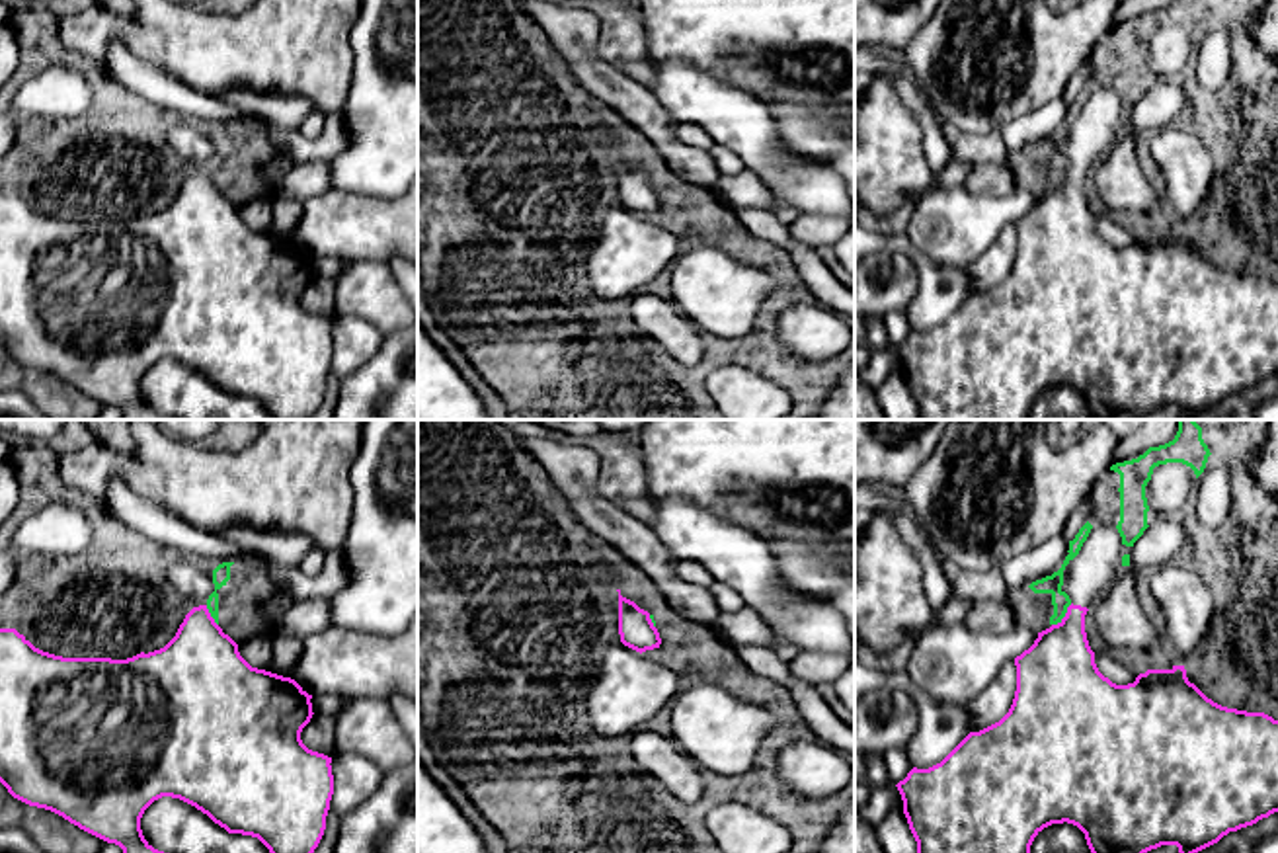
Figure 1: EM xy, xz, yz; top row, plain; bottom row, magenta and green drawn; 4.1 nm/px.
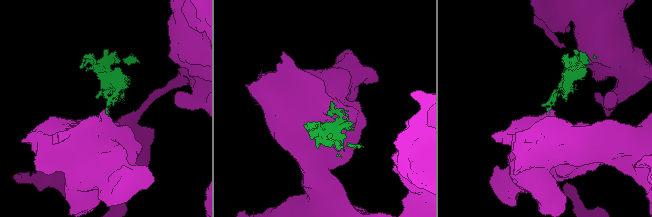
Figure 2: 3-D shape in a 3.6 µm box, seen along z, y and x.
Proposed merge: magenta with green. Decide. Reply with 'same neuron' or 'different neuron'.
different neuron

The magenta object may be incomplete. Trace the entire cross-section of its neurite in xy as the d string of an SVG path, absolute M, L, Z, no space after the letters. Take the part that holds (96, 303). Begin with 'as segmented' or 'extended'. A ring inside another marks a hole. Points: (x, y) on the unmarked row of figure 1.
as segmented; M207 168L193 170L164 211L127 223L62 221L0 191L0 345L14 361L119 408L123 420L178 420L154 412L140 392L144 373L162 359L195 369L228 396L258 400L273 420L310 420L334 357L332 320L300 303L314 277L310 262L295 242L252 230Z

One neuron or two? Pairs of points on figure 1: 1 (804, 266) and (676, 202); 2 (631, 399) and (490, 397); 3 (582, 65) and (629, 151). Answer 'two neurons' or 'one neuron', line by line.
1: two neurons
2: two neurons
3: two neurons

